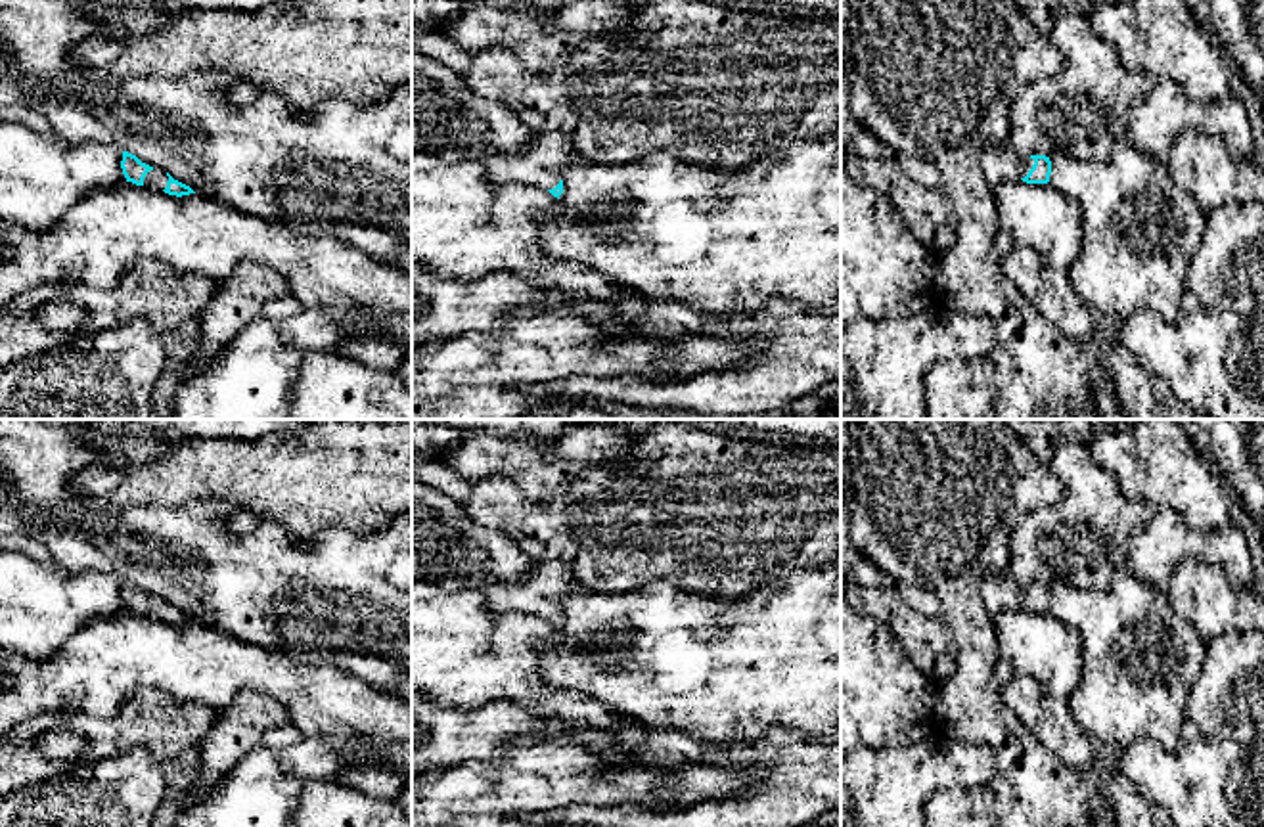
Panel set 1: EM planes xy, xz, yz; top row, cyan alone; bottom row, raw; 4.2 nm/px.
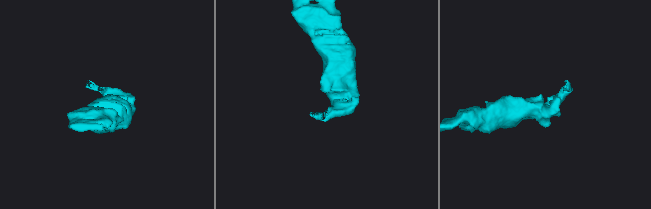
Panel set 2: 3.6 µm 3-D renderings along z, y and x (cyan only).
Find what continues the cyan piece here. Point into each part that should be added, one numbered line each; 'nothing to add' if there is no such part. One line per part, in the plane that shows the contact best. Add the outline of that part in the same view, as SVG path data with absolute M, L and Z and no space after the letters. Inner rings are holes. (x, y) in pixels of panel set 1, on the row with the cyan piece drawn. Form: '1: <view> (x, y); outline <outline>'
1: yz (1002, 163); outline M1005 144L986 149L981 163L986 184L994 190L1002 182L1025 178L1032 168L1034 159L1021 157Z

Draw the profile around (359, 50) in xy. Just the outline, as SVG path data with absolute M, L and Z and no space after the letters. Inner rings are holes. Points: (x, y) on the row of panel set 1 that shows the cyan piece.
M305 0L303 6L184 11L167 15L159 31L144 36L88 36L71 59L119 80L218 71L232 77L234 103L274 92L306 113L333 98L373 105L393 88L412 84L412 0Z

